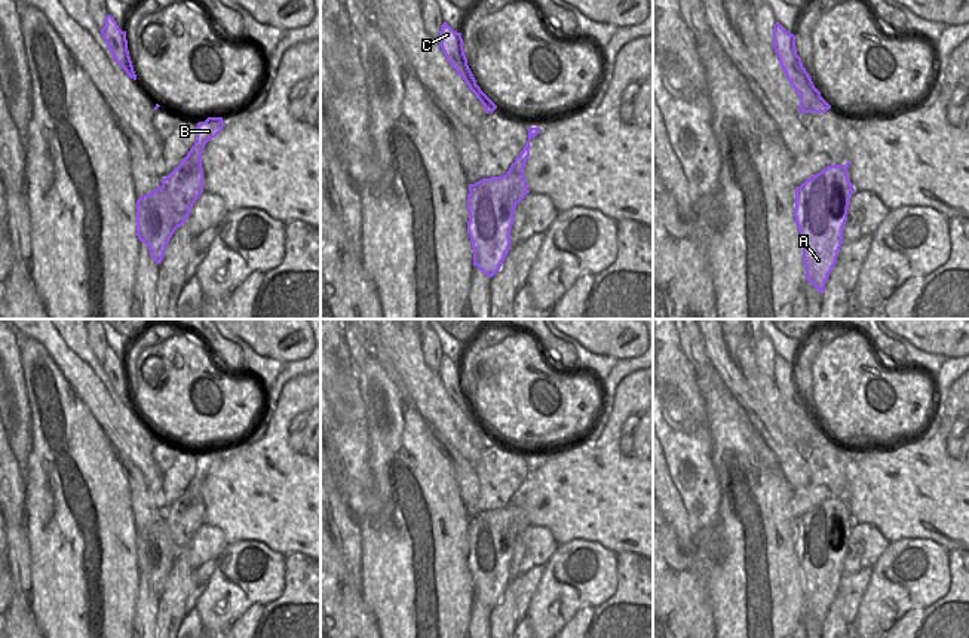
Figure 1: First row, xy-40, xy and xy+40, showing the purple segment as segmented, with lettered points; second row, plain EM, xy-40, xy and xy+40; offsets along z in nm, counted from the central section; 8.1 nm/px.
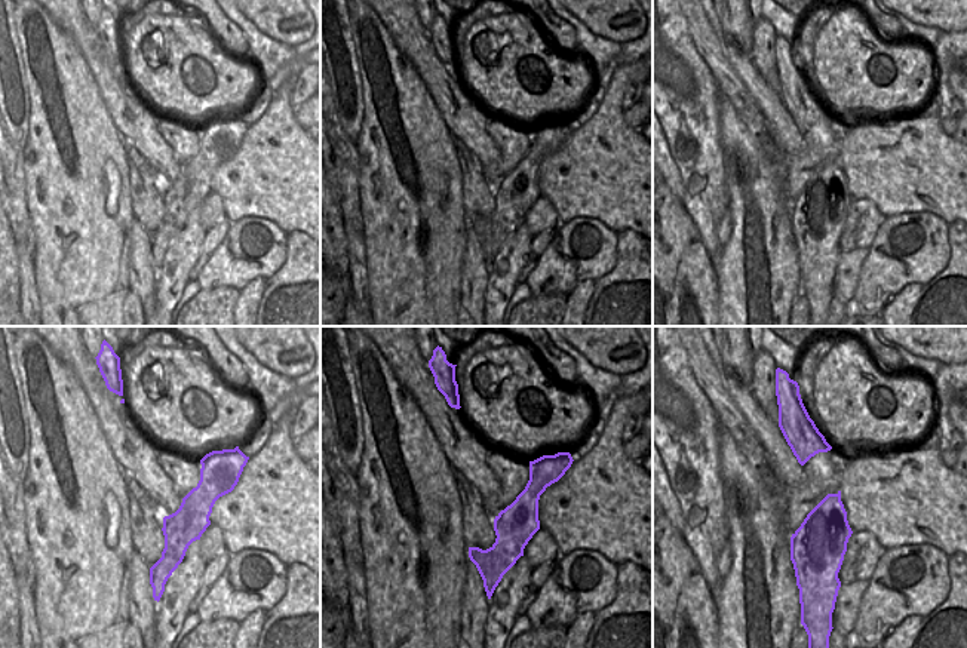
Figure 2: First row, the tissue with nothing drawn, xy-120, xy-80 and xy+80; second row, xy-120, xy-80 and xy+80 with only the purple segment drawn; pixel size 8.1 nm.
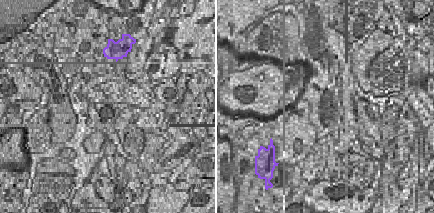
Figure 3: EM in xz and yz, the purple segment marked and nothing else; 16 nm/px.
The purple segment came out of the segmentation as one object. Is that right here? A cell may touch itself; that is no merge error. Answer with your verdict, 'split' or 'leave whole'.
split

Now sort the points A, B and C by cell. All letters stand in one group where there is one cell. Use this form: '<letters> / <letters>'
A C / B

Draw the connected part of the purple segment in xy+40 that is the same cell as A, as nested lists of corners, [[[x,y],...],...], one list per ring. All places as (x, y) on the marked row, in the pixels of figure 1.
[[[843,165],[827,166],[795,188],[794,217],[803,243],[806,280],[821,294],[837,264],[853,191]]]

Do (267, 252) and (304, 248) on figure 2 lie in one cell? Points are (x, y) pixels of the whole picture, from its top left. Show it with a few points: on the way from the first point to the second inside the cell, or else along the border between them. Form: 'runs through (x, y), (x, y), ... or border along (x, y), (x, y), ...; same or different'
border along (286, 235), (286, 260), (266, 279); different

